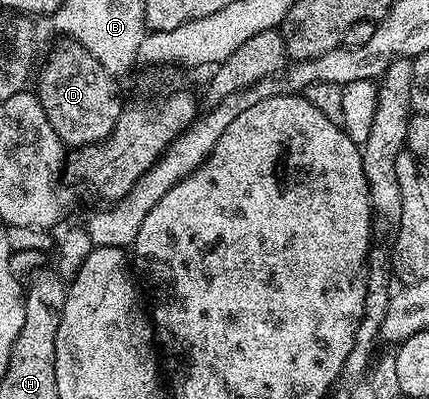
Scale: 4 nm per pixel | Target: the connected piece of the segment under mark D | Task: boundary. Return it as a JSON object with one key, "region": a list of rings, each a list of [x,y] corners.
{"region":[[[66,40],[63,43],[59,50],[47,56],[43,66],[41,63],[36,74],[36,97],[48,116],[48,124],[56,128],[56,136],[60,136],[63,146],[89,148],[105,142],[114,133],[124,102],[118,99],[115,75],[107,72],[96,56],[77,42]]]}

